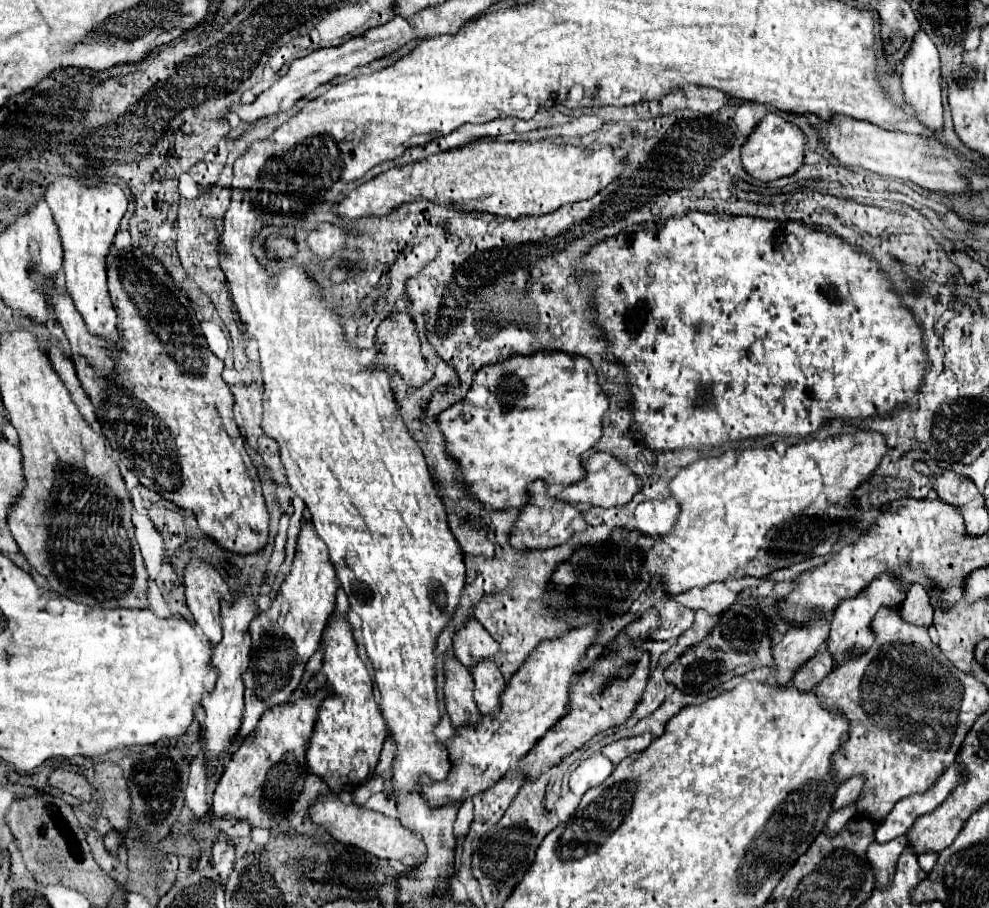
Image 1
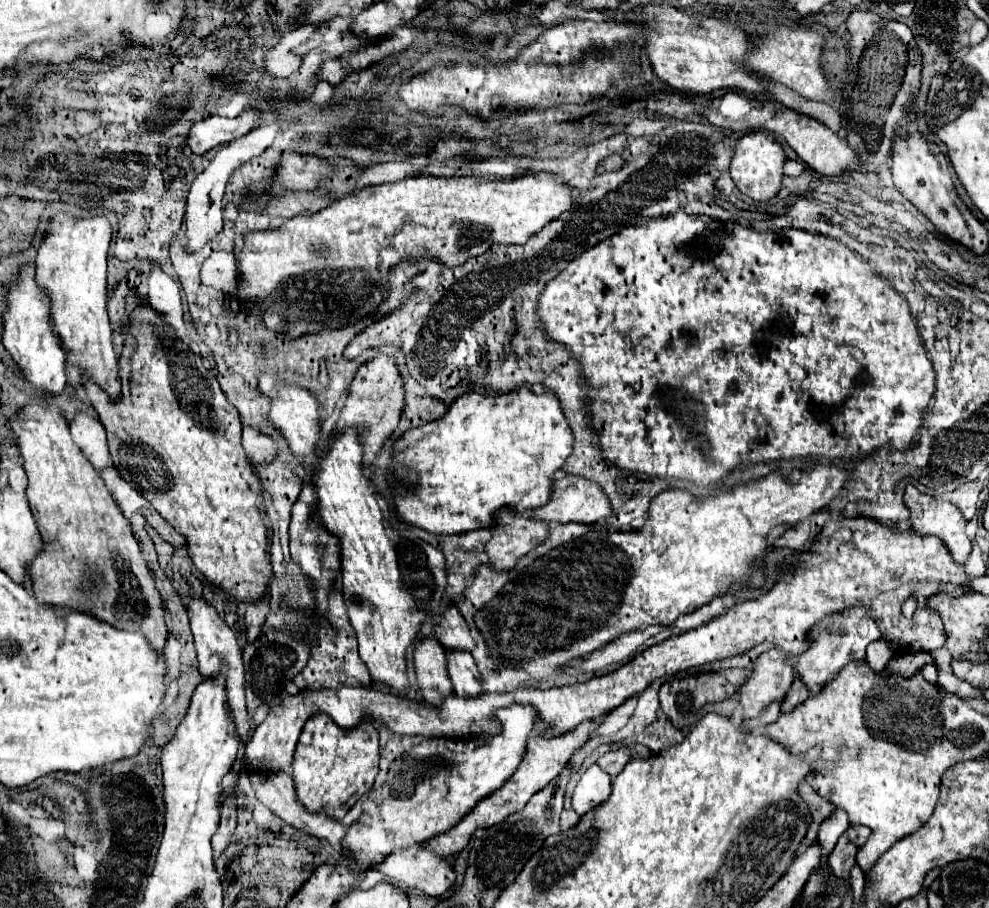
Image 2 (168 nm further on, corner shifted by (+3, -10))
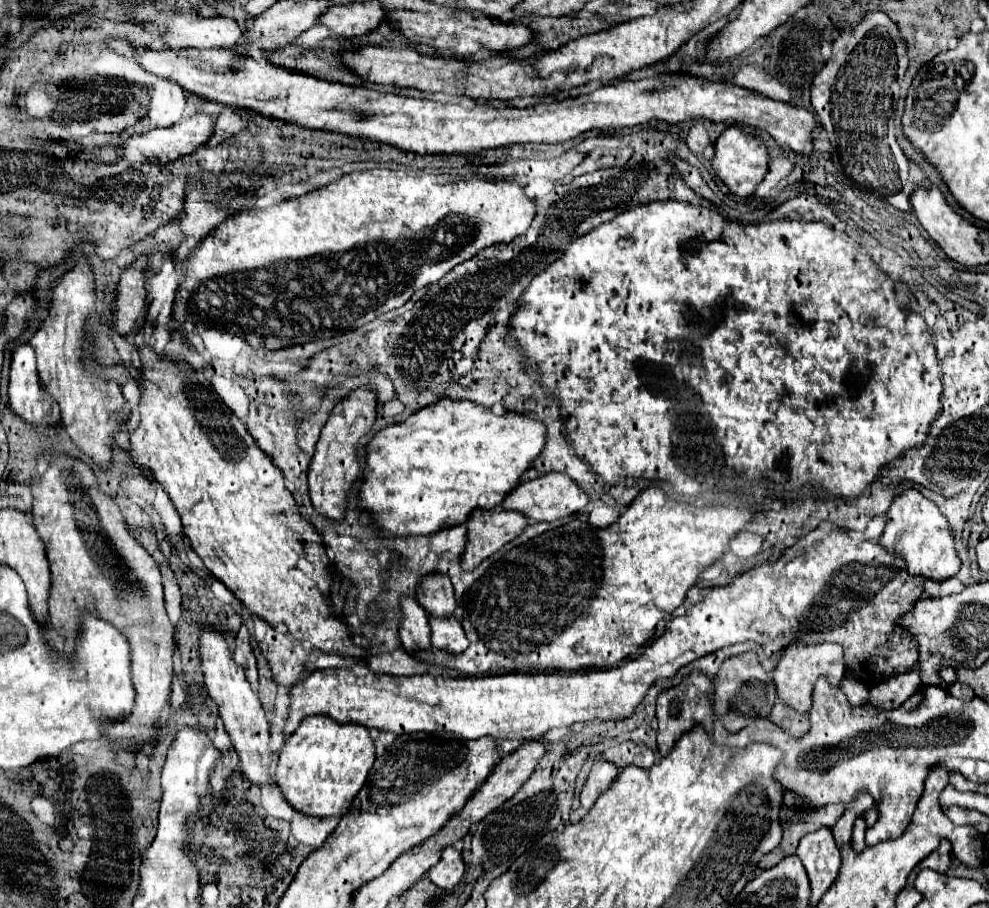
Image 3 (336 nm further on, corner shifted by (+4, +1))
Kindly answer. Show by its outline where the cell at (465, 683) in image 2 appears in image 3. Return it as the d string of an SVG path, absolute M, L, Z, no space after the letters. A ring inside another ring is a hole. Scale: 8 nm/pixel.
M429 615L429 625L431 625L433 649L443 649L449 653L463 653L469 647L469 641L461 629L461 623L455 617Z

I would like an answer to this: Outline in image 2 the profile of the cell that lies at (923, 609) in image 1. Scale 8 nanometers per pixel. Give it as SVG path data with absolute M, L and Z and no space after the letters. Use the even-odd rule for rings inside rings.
M886 638L870 644L868 652L866 652L866 660L872 670L884 670L892 656L894 656L894 648L890 646L890 640L886 640Z

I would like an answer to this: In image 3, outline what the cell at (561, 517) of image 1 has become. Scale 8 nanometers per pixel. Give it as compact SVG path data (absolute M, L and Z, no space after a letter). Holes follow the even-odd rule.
M477 509L475 513L471 513L471 517L467 519L467 545L461 555L463 571L473 571L483 559L499 551L507 541L513 541L525 527L527 527L527 521L523 521L521 513L511 513L505 509L491 509L491 511Z

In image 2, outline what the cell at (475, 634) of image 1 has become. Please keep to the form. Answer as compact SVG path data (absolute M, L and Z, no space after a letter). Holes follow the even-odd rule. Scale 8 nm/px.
M452 606L446 610L442 622L436 626L436 638L446 650L472 650L476 642L470 636L470 628L462 614Z

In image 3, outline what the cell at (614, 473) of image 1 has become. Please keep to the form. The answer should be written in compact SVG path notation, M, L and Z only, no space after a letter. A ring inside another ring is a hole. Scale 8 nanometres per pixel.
M547 473L541 475L537 479L519 483L501 503L503 509L513 509L523 513L527 519L533 519L537 523L541 521L555 521L567 515L573 515L577 511L581 511L587 505L589 497L575 485L575 481L571 481L571 477L567 477L565 473Z

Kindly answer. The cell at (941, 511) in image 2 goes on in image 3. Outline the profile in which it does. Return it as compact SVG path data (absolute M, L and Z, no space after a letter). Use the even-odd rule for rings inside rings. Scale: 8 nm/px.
M907 489L891 503L887 511L887 525L883 529L879 545L891 555L897 553L899 557L903 557L909 575L921 575L937 583L953 577L961 567L961 561L953 549L953 533L949 531L947 519L931 499L923 497L915 489Z

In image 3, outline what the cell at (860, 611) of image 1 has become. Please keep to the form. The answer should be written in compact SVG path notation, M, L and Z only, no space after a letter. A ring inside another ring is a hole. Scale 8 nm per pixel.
M823 643L823 645L791 645L785 649L785 653L781 655L775 671L773 671L773 681L779 693L779 699L789 705L791 709L799 711L799 713L809 713L811 709L811 693L815 687L817 677L827 677L829 683L839 685L839 681L843 679L845 669L843 669L843 649L839 649L839 645L835 643Z

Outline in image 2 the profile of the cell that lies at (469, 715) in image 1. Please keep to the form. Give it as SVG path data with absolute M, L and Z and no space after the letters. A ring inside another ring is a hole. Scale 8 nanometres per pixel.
M434 636L424 638L414 650L416 678L426 702L440 706L444 698L454 694L454 686L446 666L446 650Z

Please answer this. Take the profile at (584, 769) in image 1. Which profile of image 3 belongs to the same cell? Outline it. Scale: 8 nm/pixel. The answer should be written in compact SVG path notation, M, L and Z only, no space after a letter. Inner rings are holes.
M595 761L595 765L587 777L587 783L581 791L581 805L585 809L591 809L593 803L597 801L597 797L613 785L617 775L619 775L619 771L615 765L607 763L607 761Z

